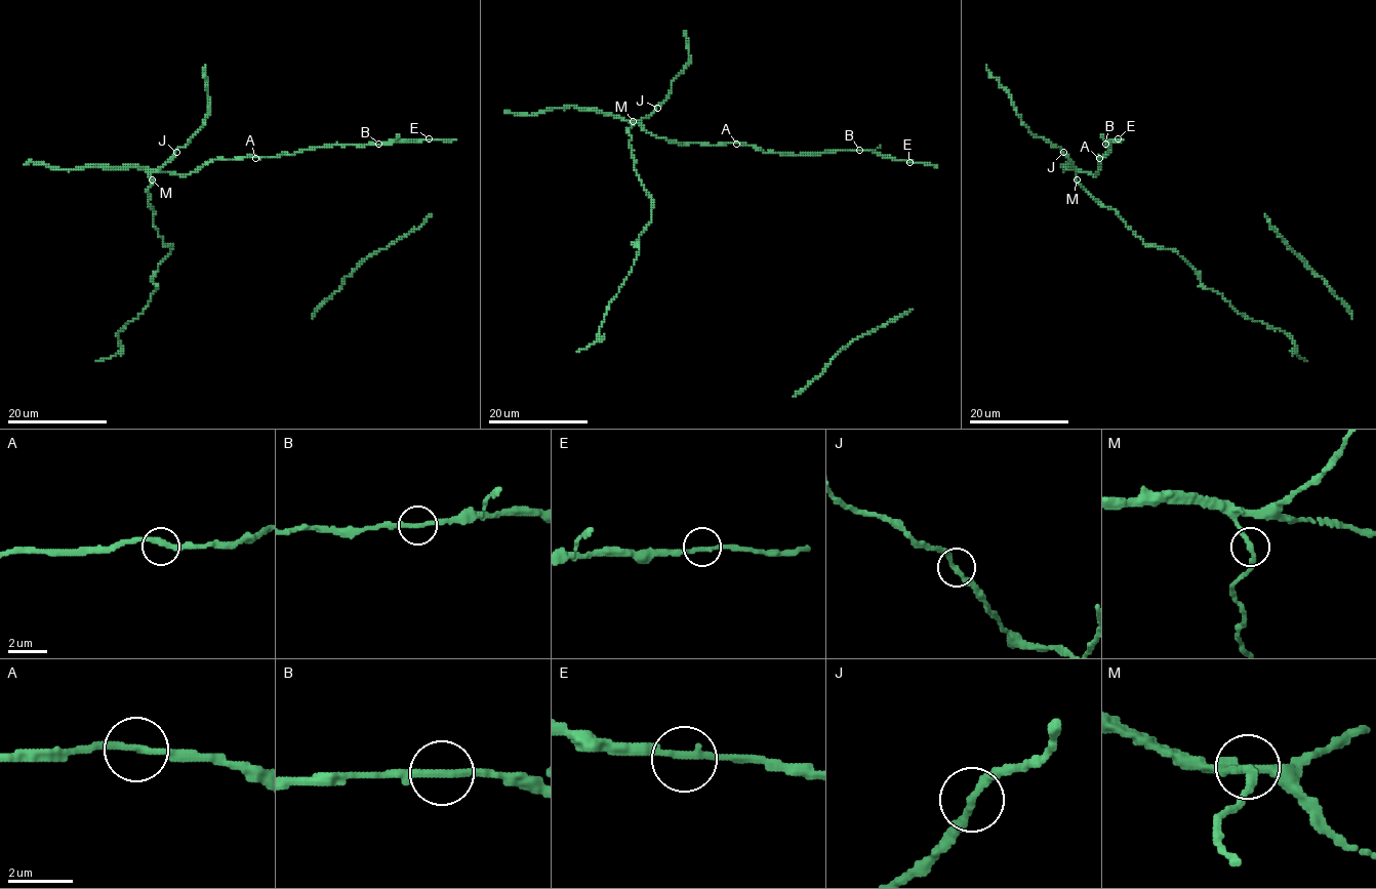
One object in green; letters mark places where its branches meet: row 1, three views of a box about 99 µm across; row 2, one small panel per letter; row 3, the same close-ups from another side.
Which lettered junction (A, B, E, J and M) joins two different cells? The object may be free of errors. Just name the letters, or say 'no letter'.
no letter

